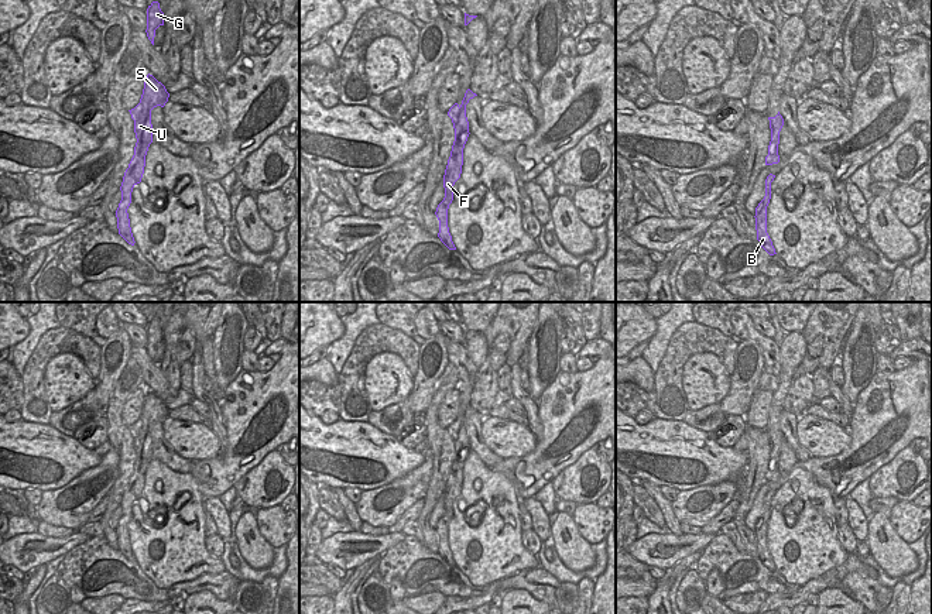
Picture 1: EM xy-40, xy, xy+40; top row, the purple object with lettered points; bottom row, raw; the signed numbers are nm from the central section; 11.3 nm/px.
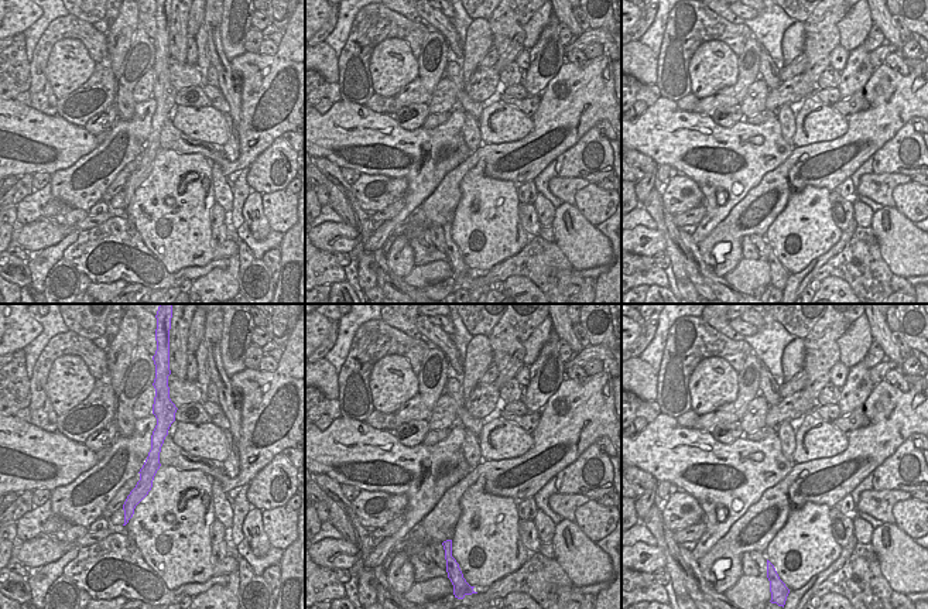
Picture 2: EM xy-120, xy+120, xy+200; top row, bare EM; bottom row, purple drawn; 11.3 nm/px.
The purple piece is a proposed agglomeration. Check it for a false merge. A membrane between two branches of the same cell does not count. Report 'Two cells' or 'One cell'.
One cell

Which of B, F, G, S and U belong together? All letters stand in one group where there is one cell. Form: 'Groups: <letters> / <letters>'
Groups: B F G S U

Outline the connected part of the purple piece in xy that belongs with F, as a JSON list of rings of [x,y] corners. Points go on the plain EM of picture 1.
[[[467,405],[462,416],[462,421],[459,422],[458,419],[455,419],[448,428],[448,432],[452,435],[453,445],[455,445],[455,457],[443,491],[445,514],[438,521],[435,531],[439,536],[438,553],[449,566],[456,566],[456,563],[452,558],[452,552],[448,543],[448,525],[453,517],[453,501],[460,494],[462,490],[463,464],[470,450],[469,438],[466,433],[466,421],[474,412],[477,411],[473,409],[470,405]]]

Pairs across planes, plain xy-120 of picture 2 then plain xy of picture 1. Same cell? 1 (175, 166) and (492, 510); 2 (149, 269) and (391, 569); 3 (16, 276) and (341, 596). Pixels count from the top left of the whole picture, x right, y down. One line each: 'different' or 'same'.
1: same
2: same
3: different

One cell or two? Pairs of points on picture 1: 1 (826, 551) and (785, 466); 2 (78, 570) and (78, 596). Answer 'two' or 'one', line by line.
1: one
2: two

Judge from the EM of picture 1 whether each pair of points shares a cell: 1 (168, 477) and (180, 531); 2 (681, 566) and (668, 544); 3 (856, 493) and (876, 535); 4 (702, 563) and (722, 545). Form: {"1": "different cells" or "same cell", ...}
{"1": "same cell", "2": "different cells", "3": "different cells", "4": "same cell"}

